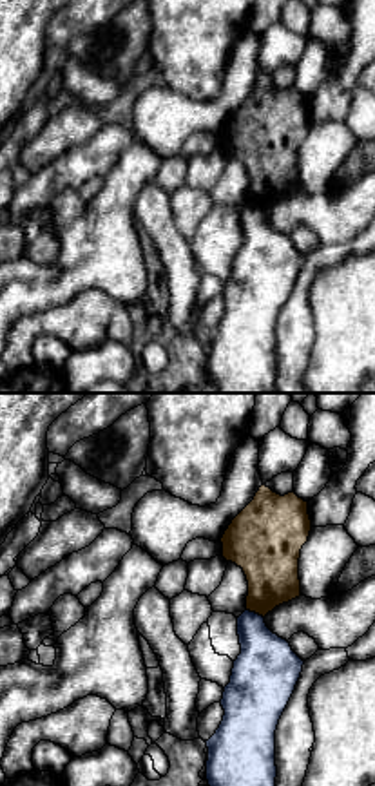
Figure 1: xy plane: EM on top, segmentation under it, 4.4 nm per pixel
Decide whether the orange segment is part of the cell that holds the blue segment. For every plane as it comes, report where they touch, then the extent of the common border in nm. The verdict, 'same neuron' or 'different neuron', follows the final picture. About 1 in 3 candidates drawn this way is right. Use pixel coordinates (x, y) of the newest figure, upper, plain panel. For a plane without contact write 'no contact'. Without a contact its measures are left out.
meets blue at (254, 207); contact 90 nm long

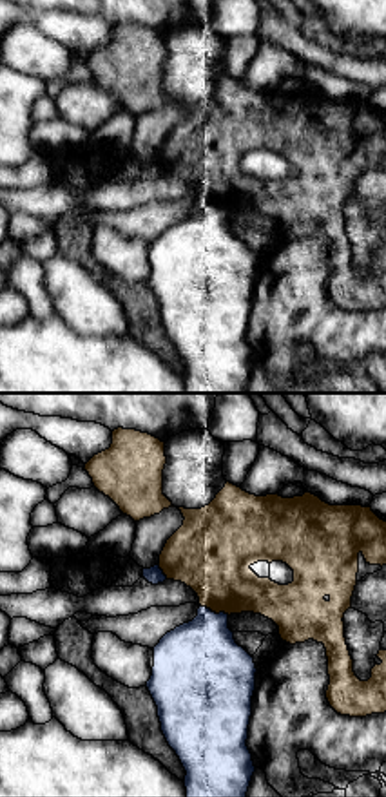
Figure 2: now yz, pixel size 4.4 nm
meets blue at (214, 207); contact 140 nm long

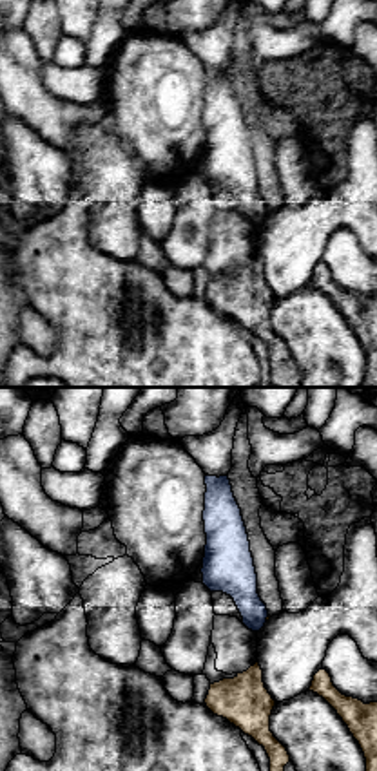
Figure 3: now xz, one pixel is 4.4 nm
meets blue at (267, 210); contact 30 nm long

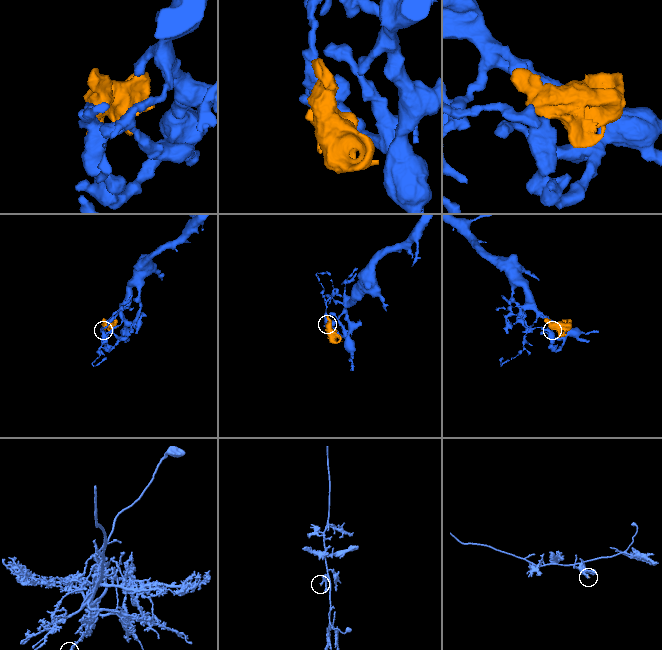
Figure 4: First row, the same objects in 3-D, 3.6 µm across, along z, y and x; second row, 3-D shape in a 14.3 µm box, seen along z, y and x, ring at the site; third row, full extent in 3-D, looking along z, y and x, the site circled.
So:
different neuron

